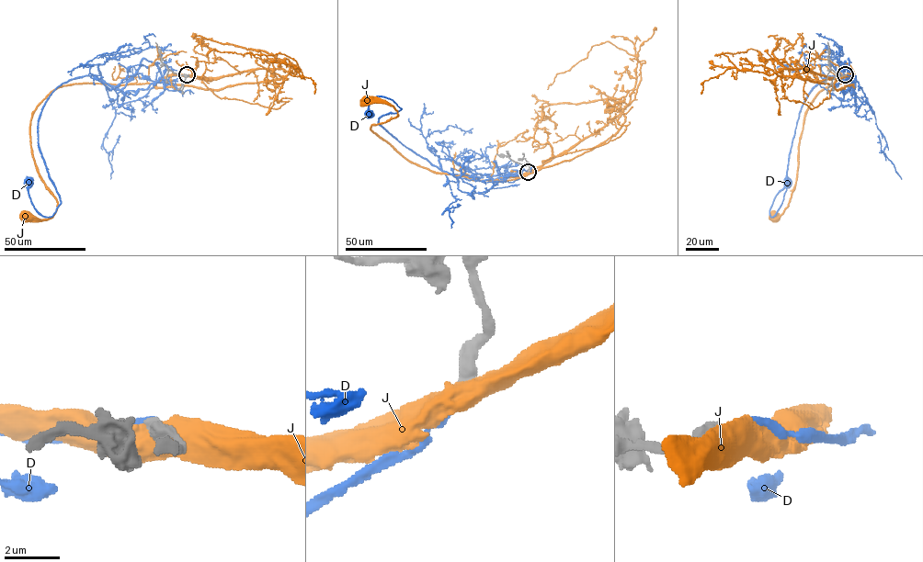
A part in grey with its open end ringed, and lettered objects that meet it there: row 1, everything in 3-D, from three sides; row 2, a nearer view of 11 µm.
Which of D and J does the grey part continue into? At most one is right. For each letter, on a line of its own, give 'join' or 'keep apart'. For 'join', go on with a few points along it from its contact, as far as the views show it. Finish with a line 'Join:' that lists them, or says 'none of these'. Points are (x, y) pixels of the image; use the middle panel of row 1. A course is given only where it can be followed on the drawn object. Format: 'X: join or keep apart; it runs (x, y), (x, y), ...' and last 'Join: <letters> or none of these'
D: join; it runs (528, 172), (513, 182), (454, 177), (379, 123), (401, 108), (392, 99), (376, 96), (370, 115)
J: keep apart
Join: D

